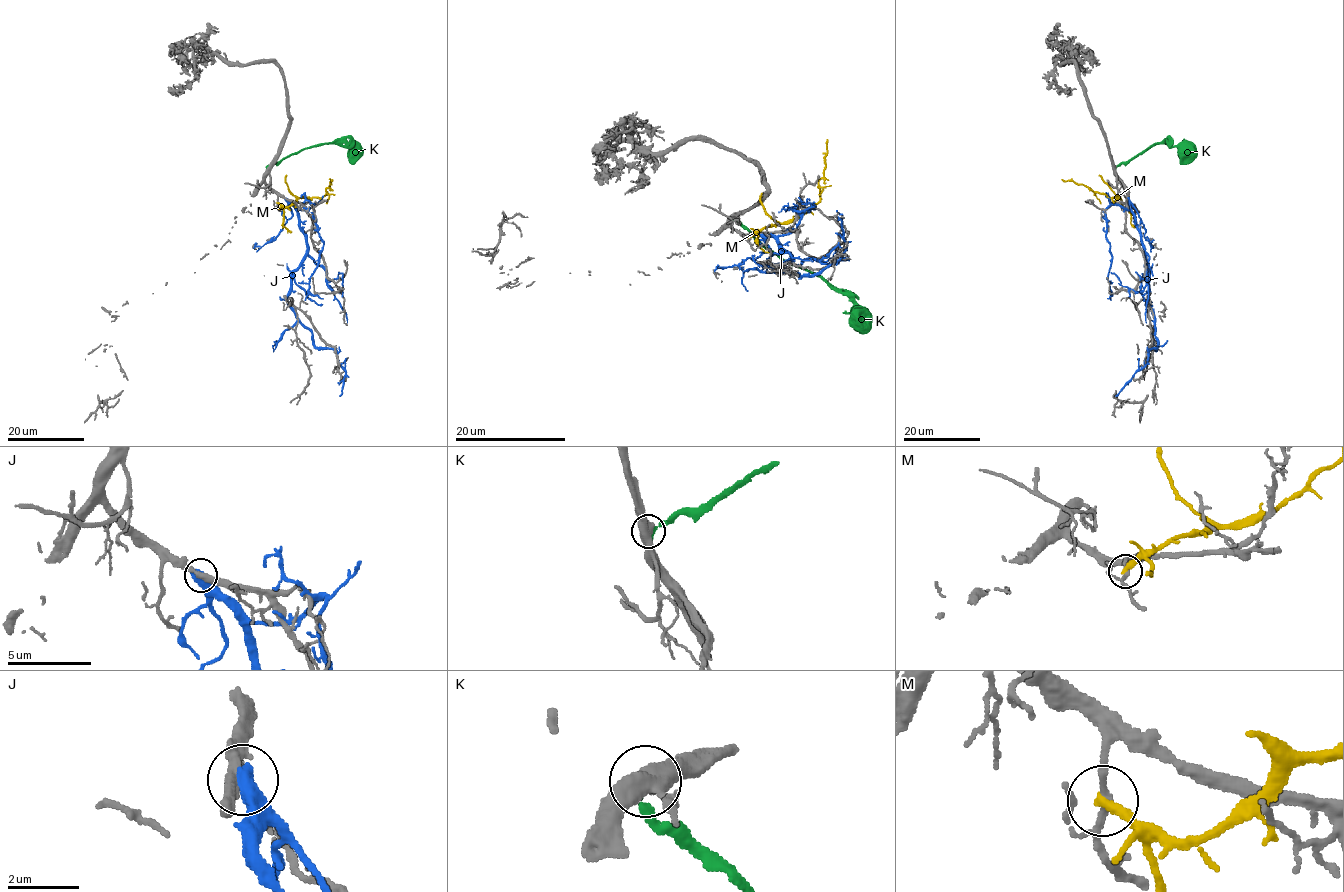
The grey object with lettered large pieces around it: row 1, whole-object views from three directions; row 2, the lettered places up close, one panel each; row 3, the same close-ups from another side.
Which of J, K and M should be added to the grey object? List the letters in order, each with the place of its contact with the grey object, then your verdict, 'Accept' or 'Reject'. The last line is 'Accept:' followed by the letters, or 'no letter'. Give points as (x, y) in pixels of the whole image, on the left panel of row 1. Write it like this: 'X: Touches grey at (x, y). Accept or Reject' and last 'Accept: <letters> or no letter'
J: Touches grey at (286, 199). Reject
K: Touches grey at (267, 167). Accept
M: Touches grey at (277, 202). Reject
Accept: K

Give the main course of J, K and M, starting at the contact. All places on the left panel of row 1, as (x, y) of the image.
J: (286, 199), (299, 217), (306, 250), (292, 274), (287, 304), (316, 347), (336, 353), (345, 374), (339, 396)
K: (267, 167), (303, 149), (326, 143), (350, 146), (354, 154), (359, 154)
M: (278, 203), (288, 206), (300, 198), (322, 198), (331, 179)

